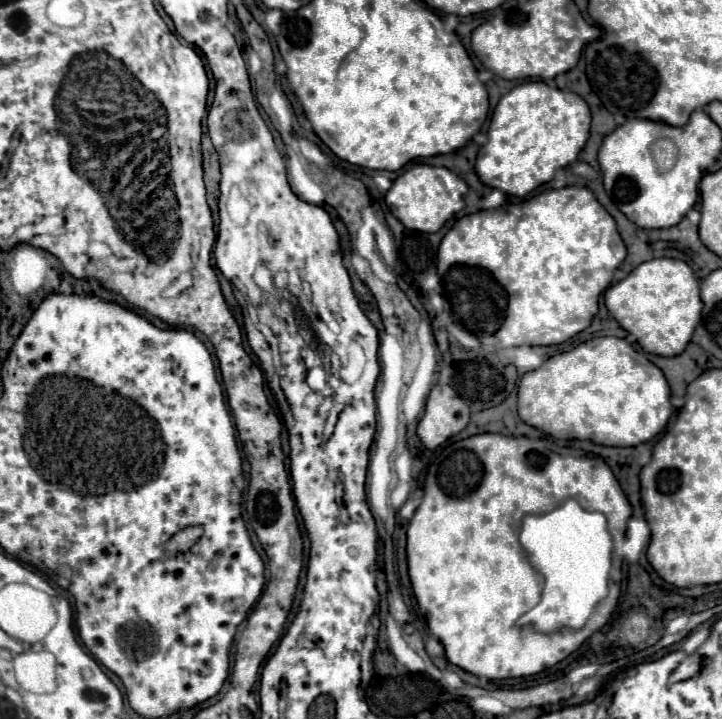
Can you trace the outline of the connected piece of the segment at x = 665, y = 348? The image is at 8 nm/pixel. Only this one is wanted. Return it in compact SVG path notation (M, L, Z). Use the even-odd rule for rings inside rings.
M667 257L651 259L605 291L605 307L615 321L635 337L643 351L673 357L683 353L701 319L699 281L685 261Z

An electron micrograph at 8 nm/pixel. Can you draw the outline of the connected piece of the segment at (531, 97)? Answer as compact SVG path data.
M525 81L521 85L515 85L497 103L487 131L489 141L477 153L475 171L487 187L499 189L507 195L525 197L531 191L535 191L539 185L549 183L557 169L567 167L577 159L579 151L585 147L585 141L589 137L589 127L591 127L589 107L577 93L549 87L543 81Z

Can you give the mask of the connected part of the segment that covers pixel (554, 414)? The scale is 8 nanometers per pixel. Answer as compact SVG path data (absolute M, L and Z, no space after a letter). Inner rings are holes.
M595 337L525 373L517 389L517 411L527 425L557 439L635 447L665 429L673 409L669 395L661 369L625 339Z

